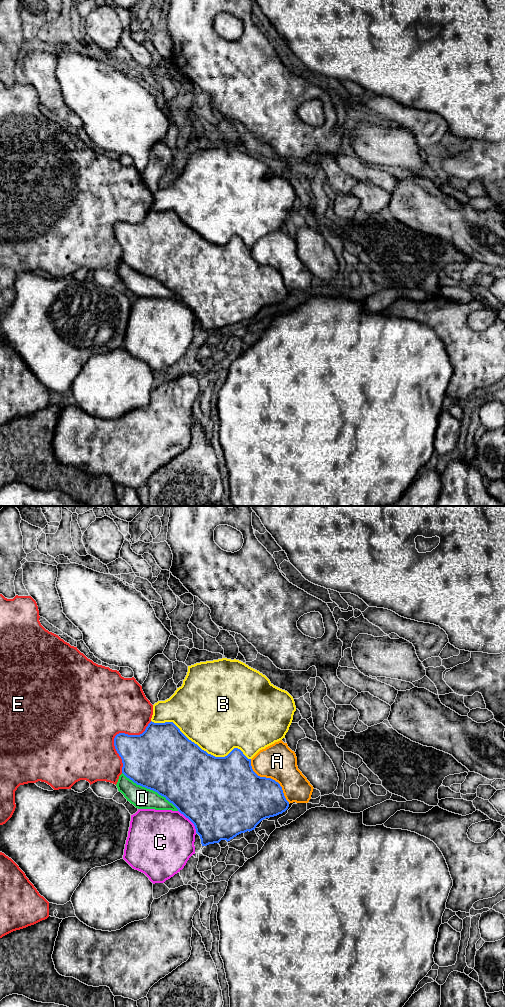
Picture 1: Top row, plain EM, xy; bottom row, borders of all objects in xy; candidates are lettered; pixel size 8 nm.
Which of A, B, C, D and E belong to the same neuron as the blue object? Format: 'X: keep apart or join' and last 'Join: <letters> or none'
A: keep apart
B: keep apart
C: keep apart
D: keep apart
E: keep apart
Join: none

